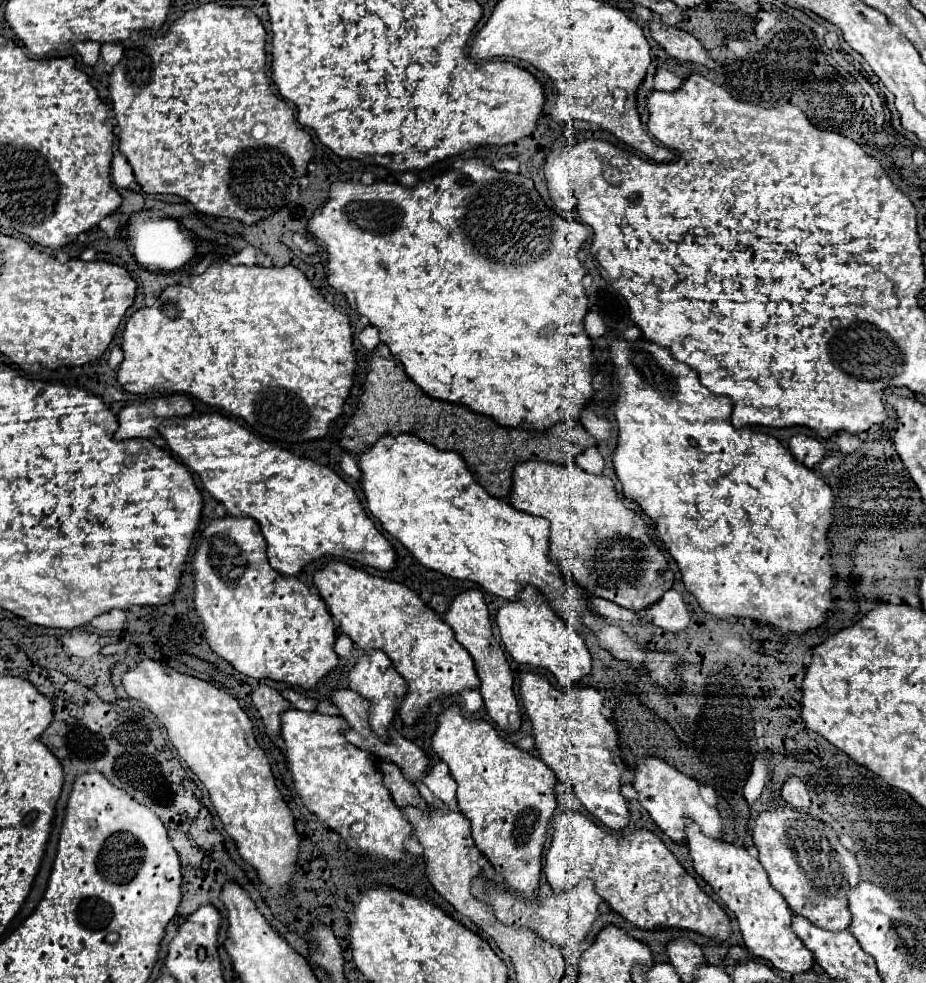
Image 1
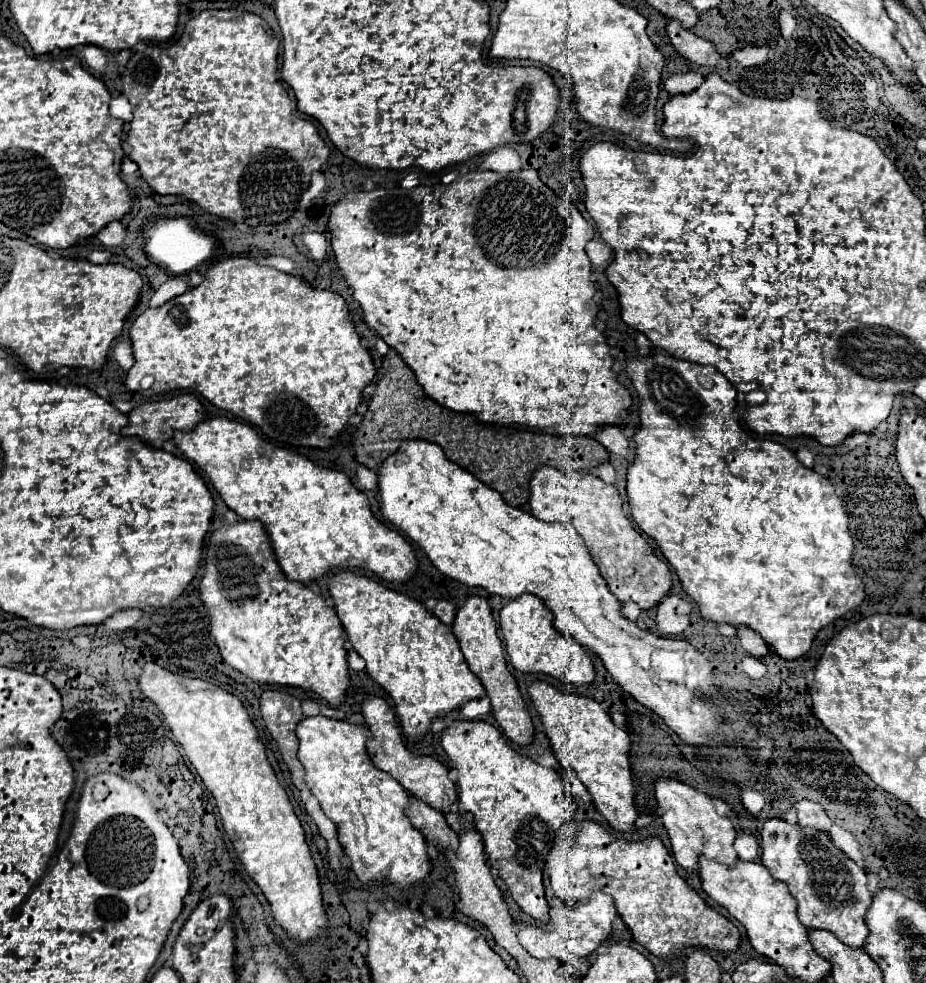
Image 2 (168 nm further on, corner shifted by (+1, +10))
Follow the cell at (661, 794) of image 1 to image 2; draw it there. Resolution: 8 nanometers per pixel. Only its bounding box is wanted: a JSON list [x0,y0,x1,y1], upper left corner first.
[653,776,737,870]

